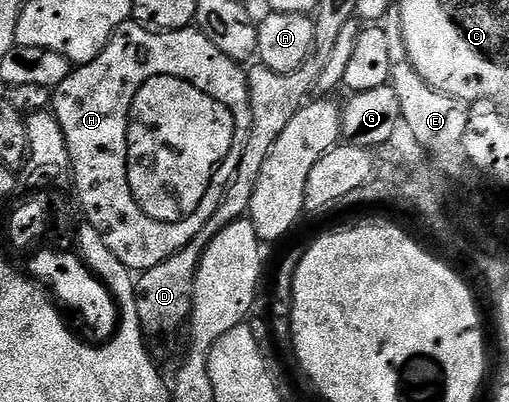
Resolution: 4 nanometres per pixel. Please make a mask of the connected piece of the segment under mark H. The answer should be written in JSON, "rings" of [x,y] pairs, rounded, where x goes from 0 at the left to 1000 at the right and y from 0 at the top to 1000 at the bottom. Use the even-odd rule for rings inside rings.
{"rings":[[[261,50],[246,55],[212,100],[212,109],[189,139],[189,149],[163,154],[147,162],[138,177],[134,199],[126,209],[112,214],[102,229],[102,271],[110,299],[118,299],[118,318],[126,318],[126,348],[134,358],[134,388],[138,391],[136,430],[145,433],[145,473],[153,480],[151,520],[169,547],[169,560],[189,567],[198,582],[208,585],[212,617],[220,617],[220,629],[236,657],[244,657],[257,677],[277,677],[291,667],[306,667],[306,657],[322,657],[330,637],[354,627],[381,595],[417,547],[424,517],[432,517],[436,490],[442,488],[452,453],[460,445],[464,418],[472,408],[475,366],[483,361],[491,336],[491,311],[495,308],[495,279],[491,276],[491,211],[483,197],[485,177],[470,157],[456,152],[409,90],[401,90],[387,70],[367,70],[361,75],[291,75],[277,65],[273,55]],[[306,189],[338,189],[393,219],[417,249],[432,249],[456,279],[460,291],[460,346],[456,368],[448,388],[424,418],[424,428],[413,450],[409,478],[401,478],[401,498],[361,547],[344,552],[316,552],[299,547],[267,507],[259,488],[259,468],[251,458],[251,318],[255,316],[255,261],[275,229],[275,219],[291,199]]]}

